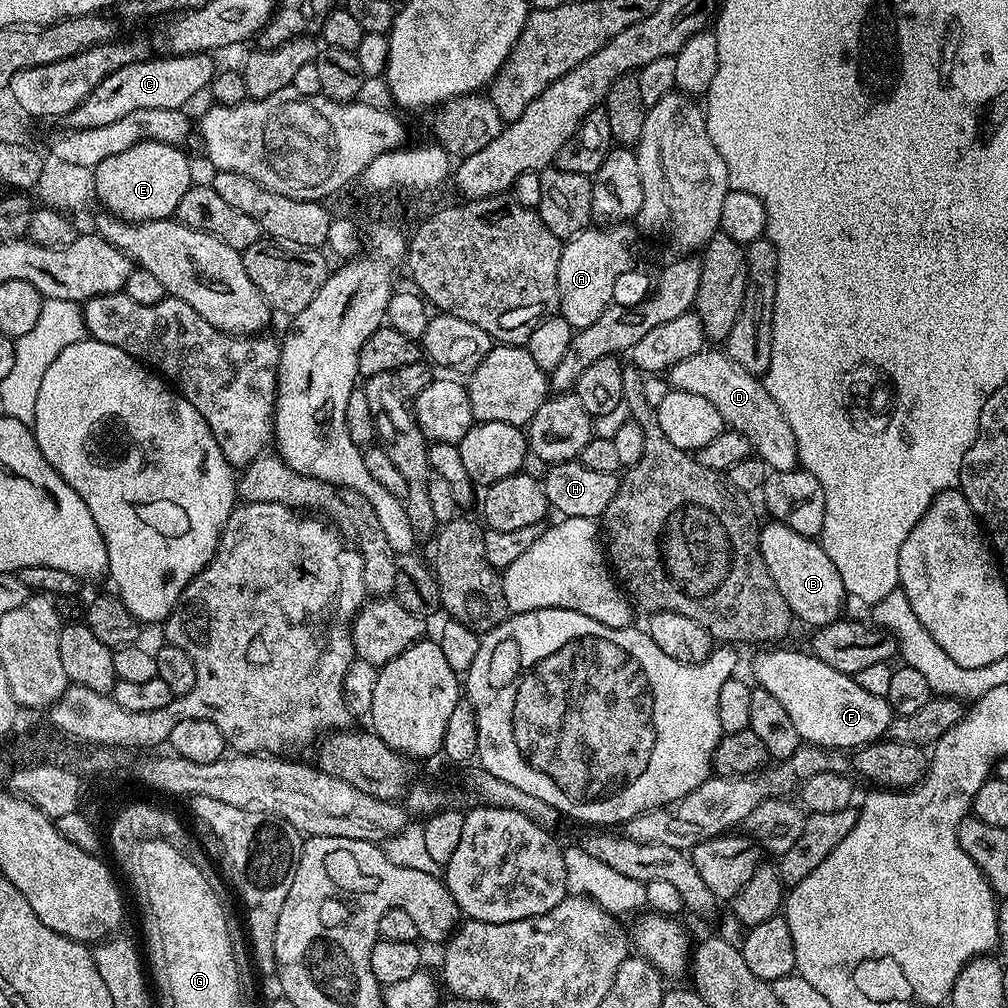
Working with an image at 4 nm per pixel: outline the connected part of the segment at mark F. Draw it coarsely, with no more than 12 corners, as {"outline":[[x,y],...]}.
{"outline":[[761,651],[755,683],[801,741],[855,750],[887,733],[885,697],[811,651]]}

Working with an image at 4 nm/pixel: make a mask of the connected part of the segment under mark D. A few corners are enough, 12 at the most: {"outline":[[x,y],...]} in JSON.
{"outline":[[705,350],[668,369],[771,471],[797,471],[794,430],[763,379]]}

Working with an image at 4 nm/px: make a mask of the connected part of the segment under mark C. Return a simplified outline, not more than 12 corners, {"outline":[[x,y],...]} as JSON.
{"outline":[[157,55],[108,75],[66,122],[183,109],[211,85],[211,55]]}

